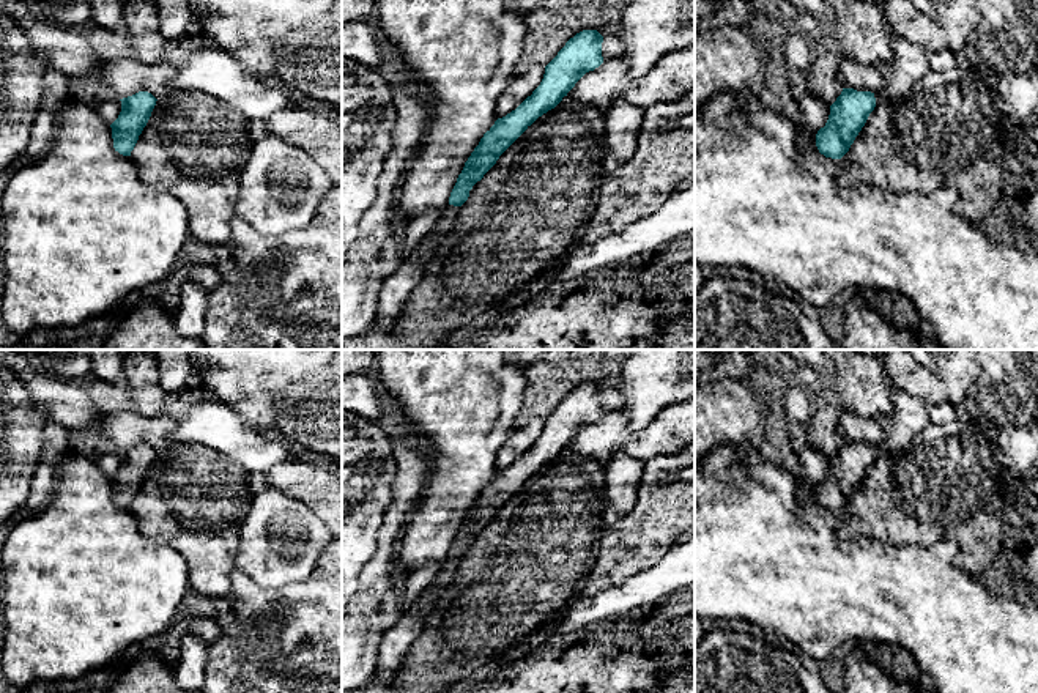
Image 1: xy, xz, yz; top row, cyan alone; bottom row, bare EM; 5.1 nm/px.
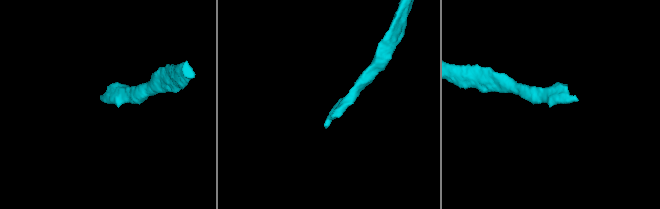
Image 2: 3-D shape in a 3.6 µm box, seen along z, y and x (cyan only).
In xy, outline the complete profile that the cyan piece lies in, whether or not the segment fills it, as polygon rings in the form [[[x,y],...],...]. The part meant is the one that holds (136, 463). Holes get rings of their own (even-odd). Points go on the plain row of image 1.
[[[139,444],[120,454],[121,465],[110,477],[113,501],[123,509],[131,509],[158,452],[148,444]]]

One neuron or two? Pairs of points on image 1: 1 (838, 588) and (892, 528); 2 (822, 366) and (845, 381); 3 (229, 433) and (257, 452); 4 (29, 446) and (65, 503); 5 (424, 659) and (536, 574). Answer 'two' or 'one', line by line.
1: two
2: two
3: one
4: two
5: one

